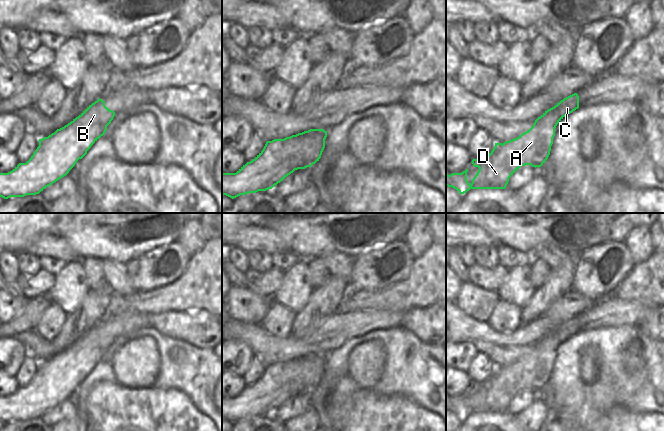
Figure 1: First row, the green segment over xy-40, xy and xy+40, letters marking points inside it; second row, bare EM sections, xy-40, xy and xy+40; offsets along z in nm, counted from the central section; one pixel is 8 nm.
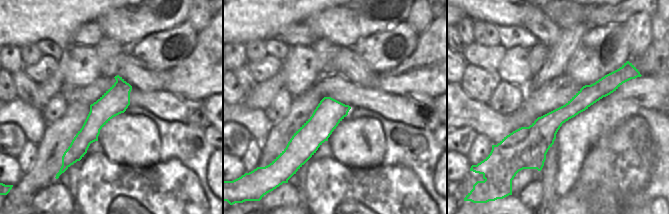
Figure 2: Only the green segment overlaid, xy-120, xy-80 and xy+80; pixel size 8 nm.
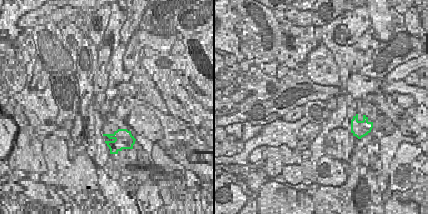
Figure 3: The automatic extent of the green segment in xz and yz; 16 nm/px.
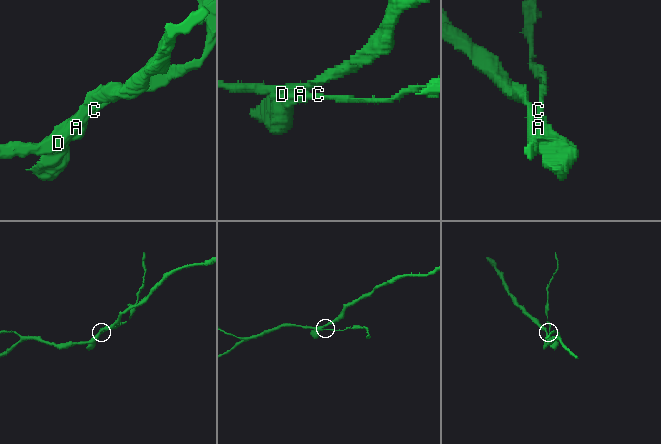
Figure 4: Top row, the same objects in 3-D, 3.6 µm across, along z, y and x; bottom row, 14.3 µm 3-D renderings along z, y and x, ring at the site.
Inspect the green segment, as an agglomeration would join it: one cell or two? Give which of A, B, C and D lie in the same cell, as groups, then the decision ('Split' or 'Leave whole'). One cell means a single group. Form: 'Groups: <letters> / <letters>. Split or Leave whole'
Groups: A C D / B. Split

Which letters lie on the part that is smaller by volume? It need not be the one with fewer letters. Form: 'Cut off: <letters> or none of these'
Cut off: A, C, D

